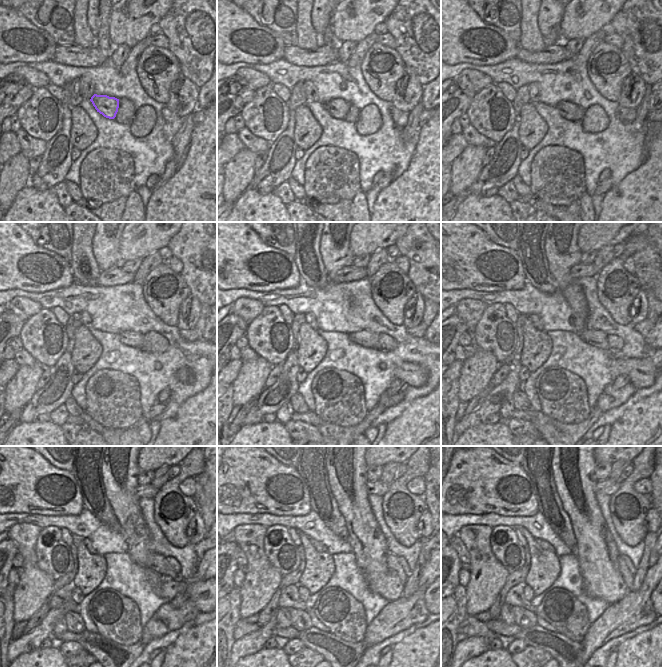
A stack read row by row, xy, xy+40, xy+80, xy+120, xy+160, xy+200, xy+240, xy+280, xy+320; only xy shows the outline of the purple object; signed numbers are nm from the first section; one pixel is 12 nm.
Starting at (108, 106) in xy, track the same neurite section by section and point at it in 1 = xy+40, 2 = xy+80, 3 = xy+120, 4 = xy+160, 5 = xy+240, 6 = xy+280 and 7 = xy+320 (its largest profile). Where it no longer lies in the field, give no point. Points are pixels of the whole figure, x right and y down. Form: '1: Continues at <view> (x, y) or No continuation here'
1: Continues at xy+40 (338, 108)
2: Continues at xy+80 (568, 110)
3: Continues at xy+120 (130, 338)
4: Continues at xy+160 (365, 338)
5: Continues at xy+240 (159, 564)
6: Continues at xy+280 (393, 564)
7: Continues at xy+320 (628, 576)

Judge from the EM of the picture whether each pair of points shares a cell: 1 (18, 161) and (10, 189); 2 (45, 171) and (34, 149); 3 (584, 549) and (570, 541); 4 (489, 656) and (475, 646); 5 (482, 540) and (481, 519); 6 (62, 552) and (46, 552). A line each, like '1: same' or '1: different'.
1: same
2: different
3: different
4: different
5: different
6: same

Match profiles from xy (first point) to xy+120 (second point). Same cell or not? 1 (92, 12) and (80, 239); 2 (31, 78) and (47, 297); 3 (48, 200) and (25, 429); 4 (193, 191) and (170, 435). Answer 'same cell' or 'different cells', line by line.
1: different cells
2: different cells
3: same cell
4: same cell

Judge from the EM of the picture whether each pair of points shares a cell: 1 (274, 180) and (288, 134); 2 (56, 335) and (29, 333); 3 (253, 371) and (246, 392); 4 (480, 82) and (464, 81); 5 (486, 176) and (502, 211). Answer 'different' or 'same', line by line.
1: same
2: same
3: same
4: same
5: different

